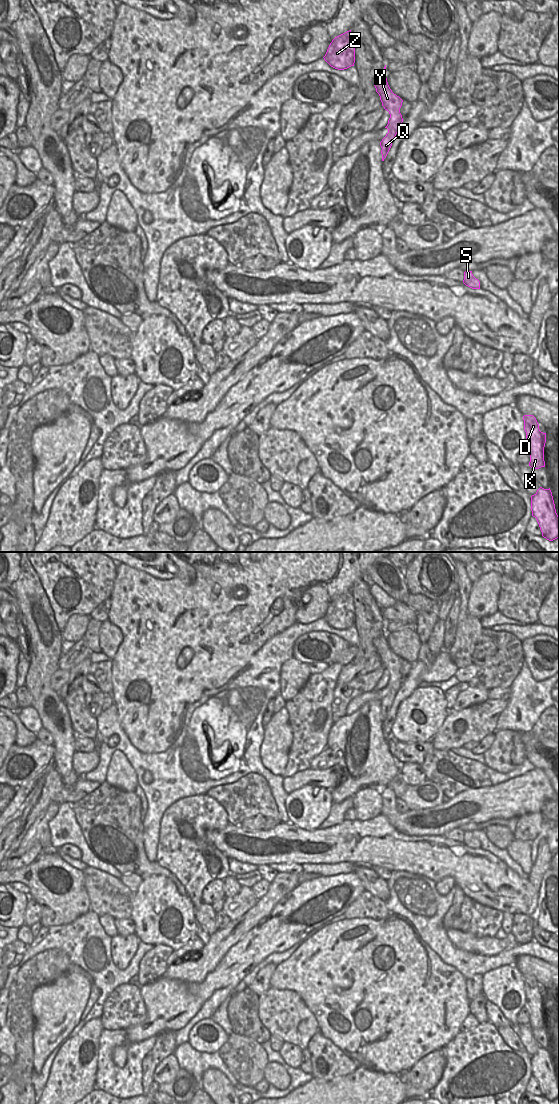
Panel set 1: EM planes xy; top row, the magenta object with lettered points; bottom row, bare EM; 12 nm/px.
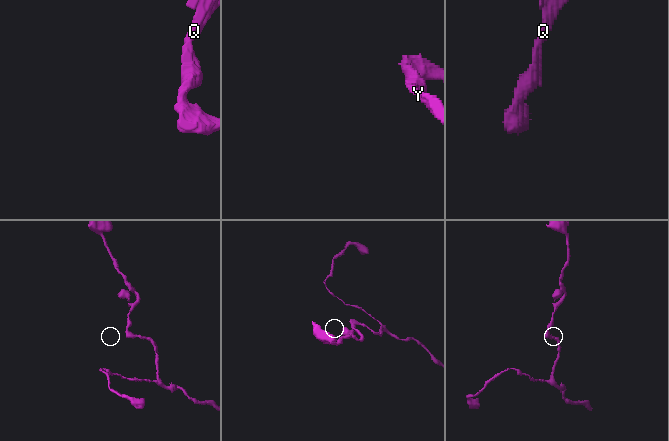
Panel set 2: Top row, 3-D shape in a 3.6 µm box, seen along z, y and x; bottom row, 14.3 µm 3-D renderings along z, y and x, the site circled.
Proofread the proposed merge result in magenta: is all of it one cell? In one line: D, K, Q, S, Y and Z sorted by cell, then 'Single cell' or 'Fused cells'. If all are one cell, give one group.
Groups: D K Q S Y Z. Single cell.

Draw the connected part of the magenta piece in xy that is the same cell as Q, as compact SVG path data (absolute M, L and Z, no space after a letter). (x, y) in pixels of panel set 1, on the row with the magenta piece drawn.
M386 65L384 67L384 73L374 78L374 86L376 88L376 92L380 96L382 106L390 114L388 124L385 127L388 129L388 133L380 142L380 146L382 148L382 161L384 161L403 122L403 118L400 113L403 100L394 94L388 85L386 78Z

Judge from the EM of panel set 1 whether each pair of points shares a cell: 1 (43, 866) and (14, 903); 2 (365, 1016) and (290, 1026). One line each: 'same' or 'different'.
1: different
2: different

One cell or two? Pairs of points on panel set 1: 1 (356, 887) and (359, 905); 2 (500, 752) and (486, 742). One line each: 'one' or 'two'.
1: two
2: two

